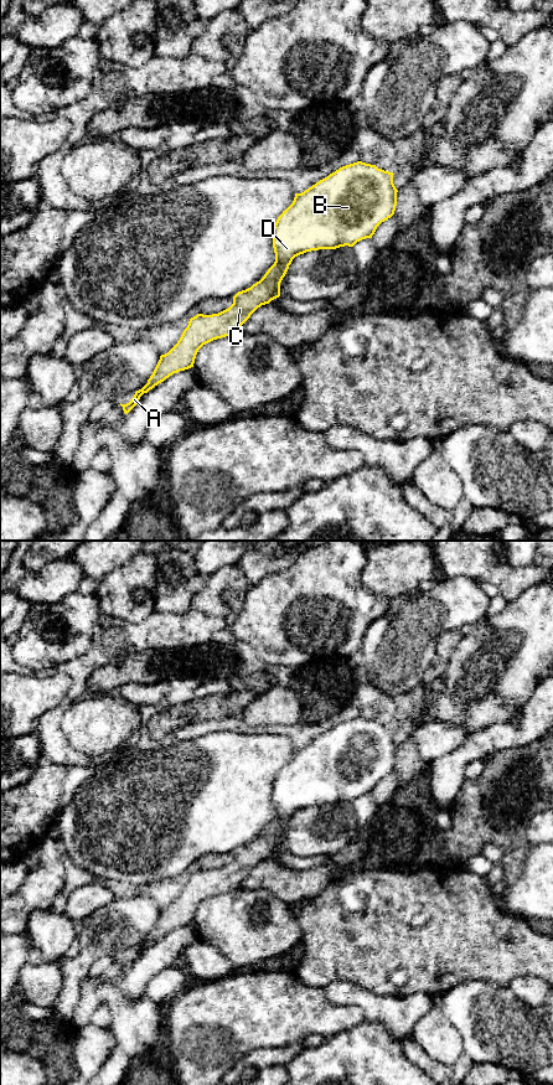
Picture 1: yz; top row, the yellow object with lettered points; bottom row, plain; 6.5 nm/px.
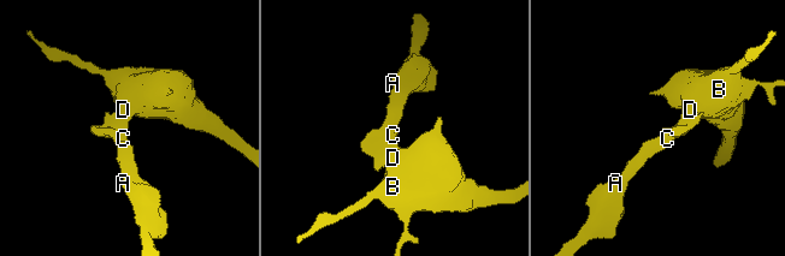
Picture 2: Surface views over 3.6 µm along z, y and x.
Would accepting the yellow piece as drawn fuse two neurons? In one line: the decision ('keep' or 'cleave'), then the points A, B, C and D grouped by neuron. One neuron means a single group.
cleave; groups A C / B D

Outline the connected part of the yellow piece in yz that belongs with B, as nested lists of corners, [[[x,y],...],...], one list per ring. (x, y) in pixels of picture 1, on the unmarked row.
[[[357,717],[340,723],[301,749],[278,773],[273,784],[275,817],[262,835],[283,833],[281,823],[295,812],[311,806],[353,802],[372,794],[377,782],[394,770],[397,748],[393,728]]]

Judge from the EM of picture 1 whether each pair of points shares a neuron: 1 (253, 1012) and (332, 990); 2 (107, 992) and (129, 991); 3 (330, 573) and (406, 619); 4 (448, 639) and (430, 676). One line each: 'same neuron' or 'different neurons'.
1: different neurons
2: different neurons
3: different neurons
4: same neuron

